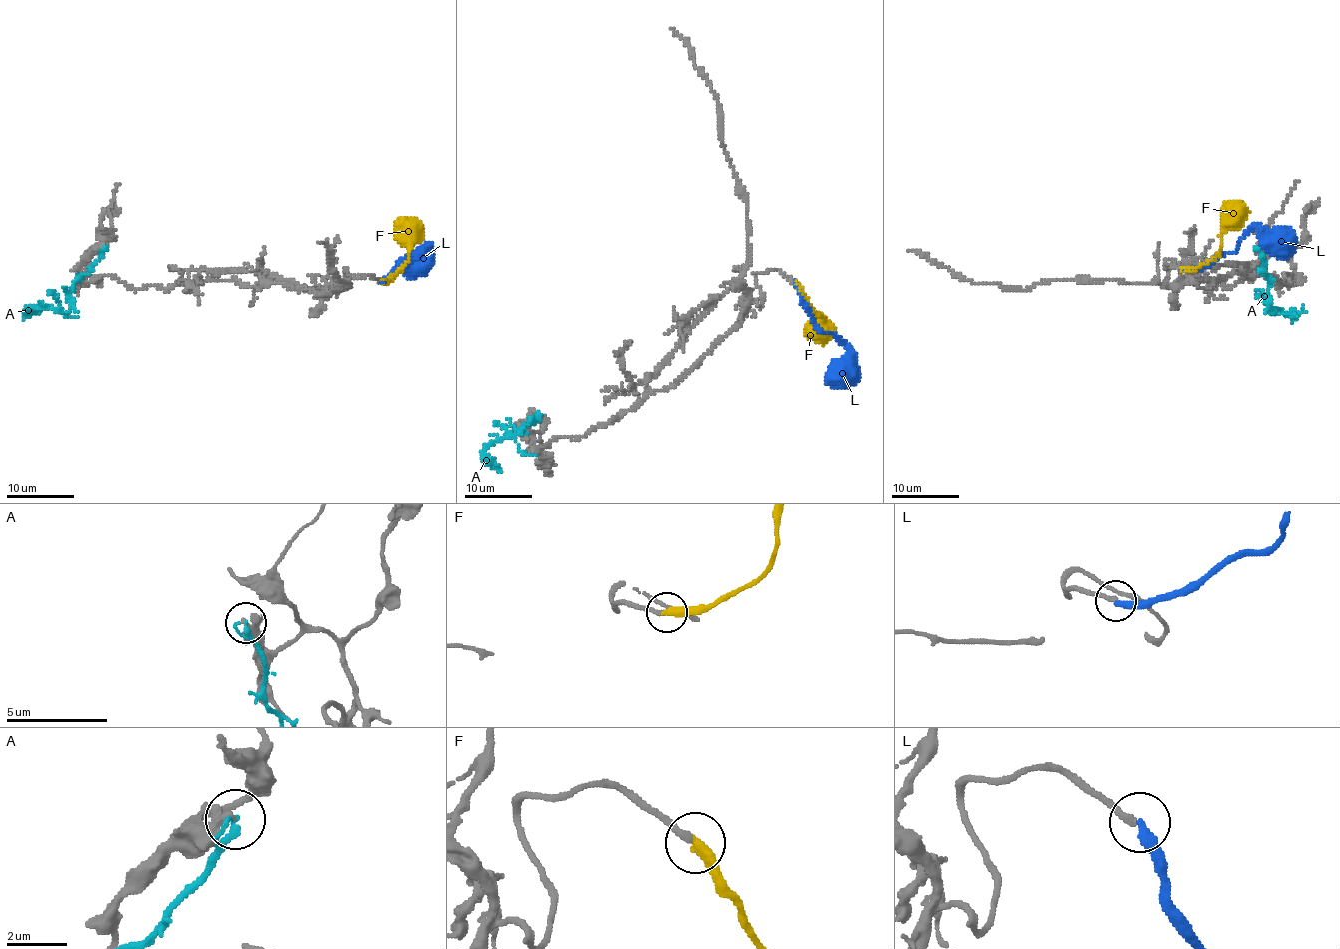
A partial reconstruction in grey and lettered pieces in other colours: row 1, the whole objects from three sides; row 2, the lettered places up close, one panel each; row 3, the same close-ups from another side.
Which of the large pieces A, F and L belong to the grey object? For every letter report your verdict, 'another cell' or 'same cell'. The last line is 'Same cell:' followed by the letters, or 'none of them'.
A: another cell
F: another cell
L: another cell
Same cell: none of them

